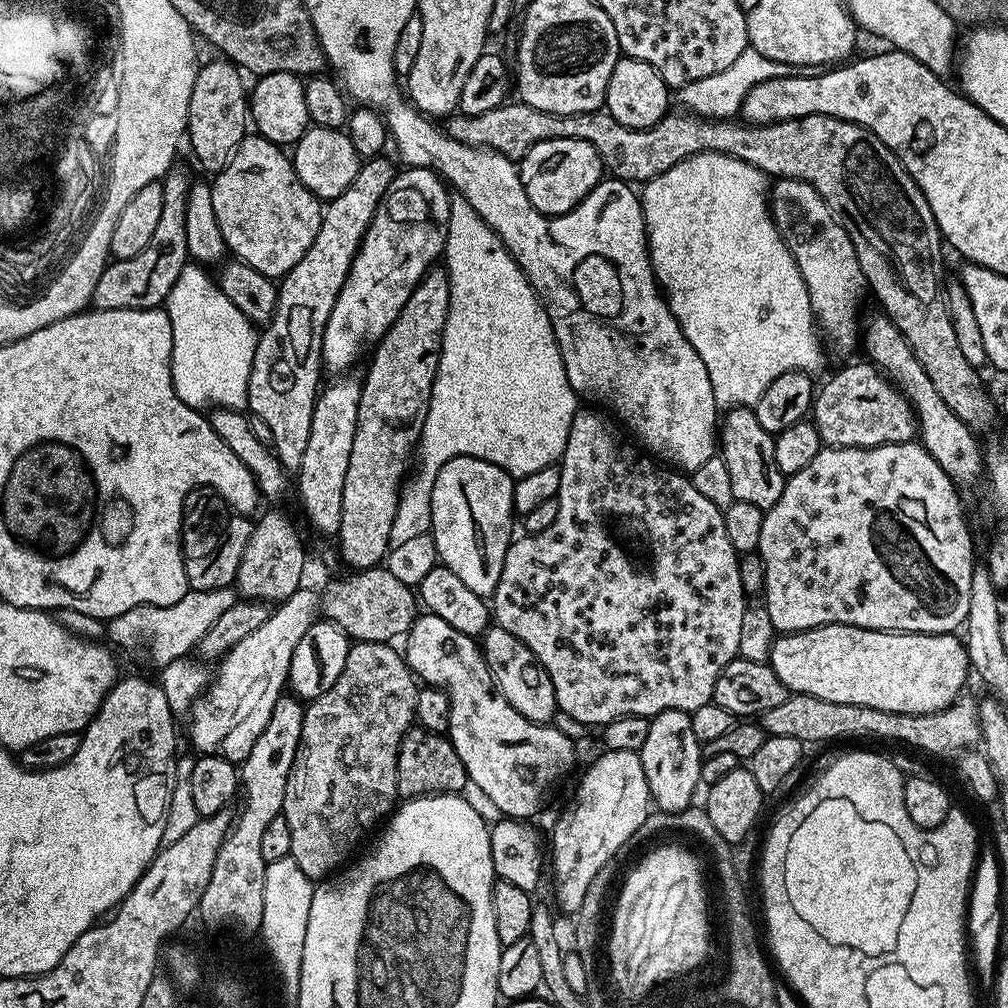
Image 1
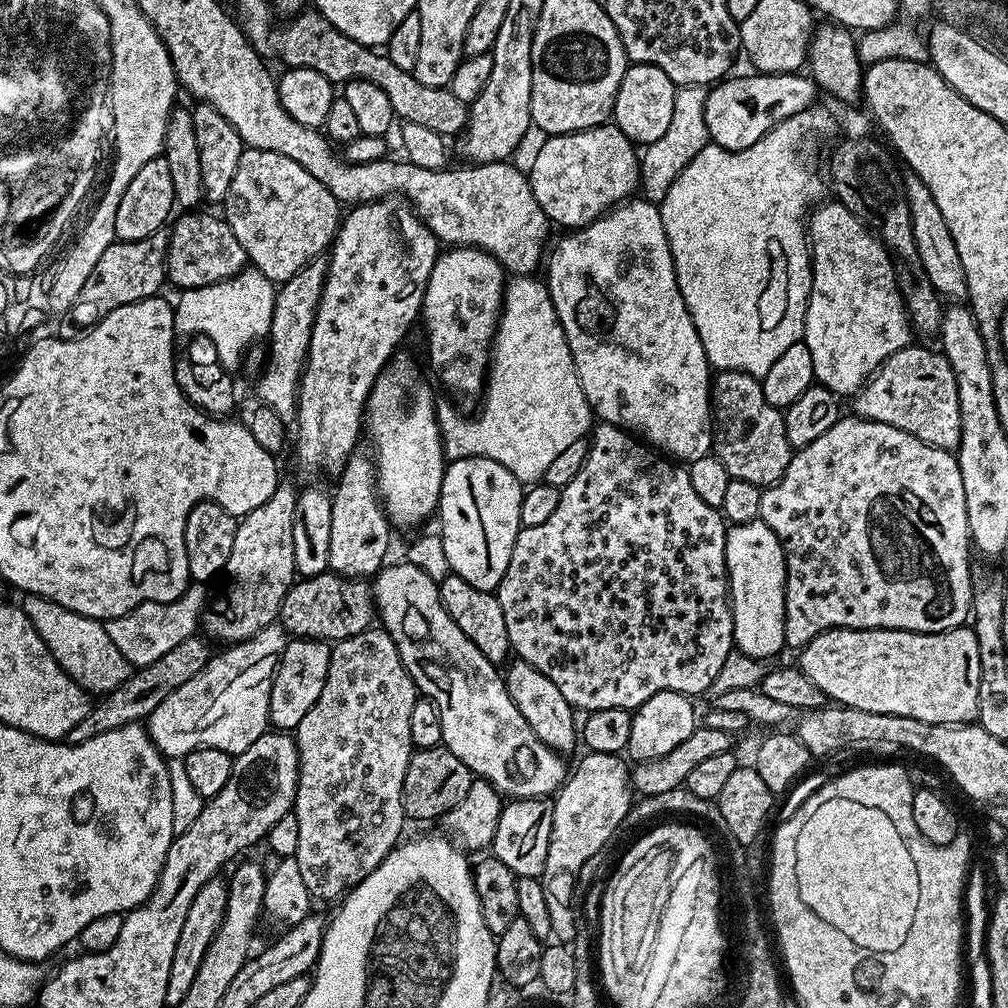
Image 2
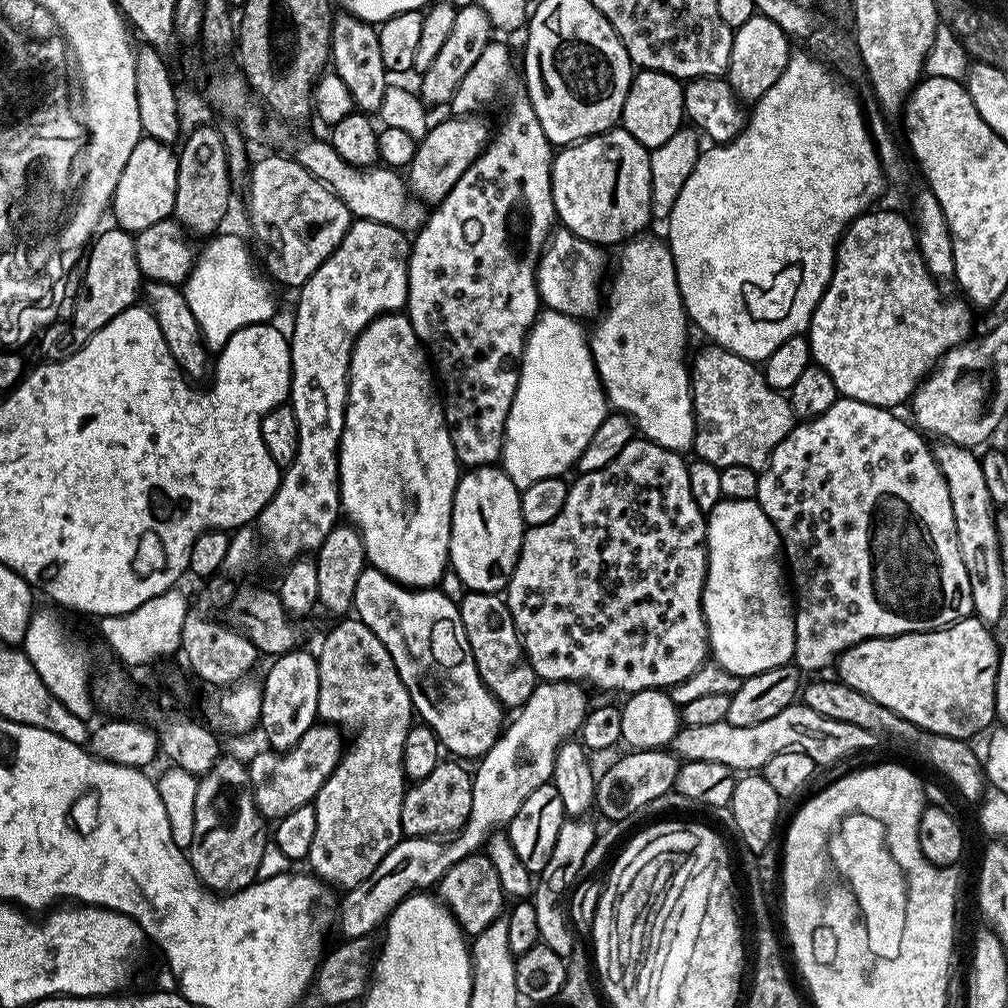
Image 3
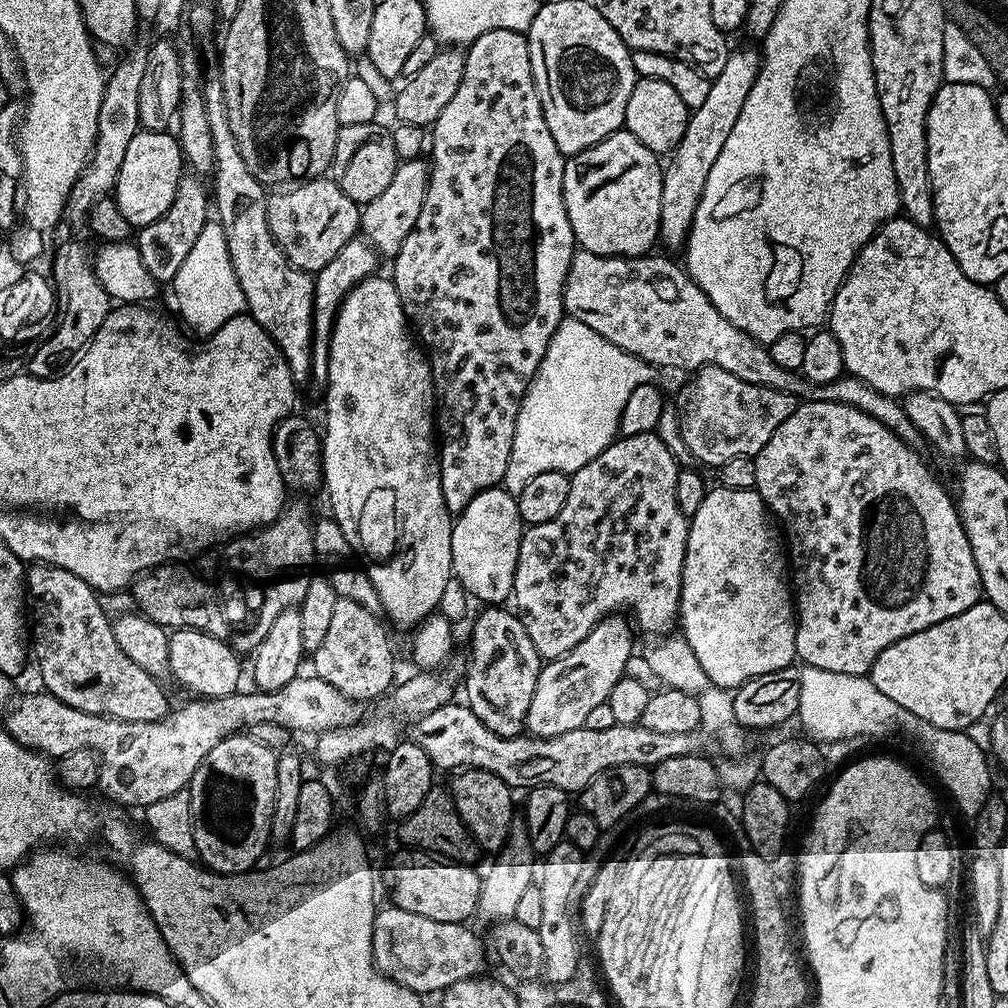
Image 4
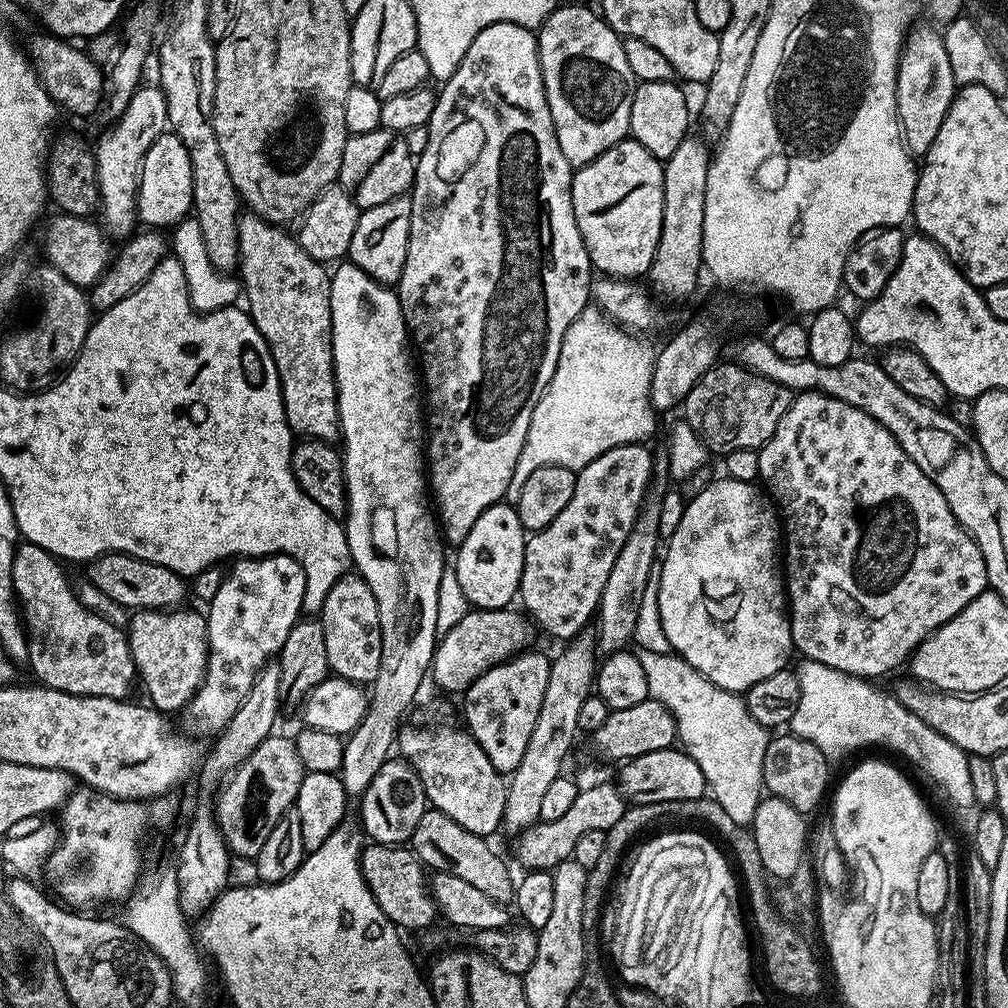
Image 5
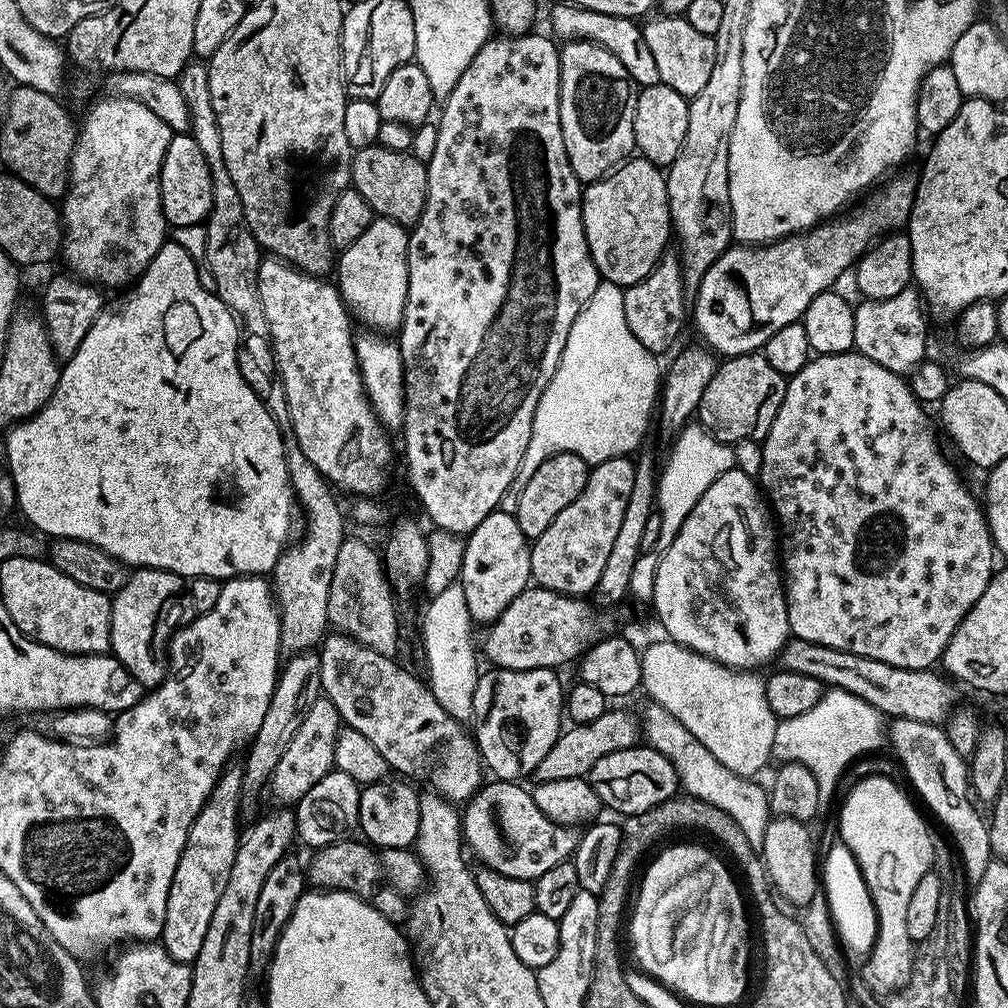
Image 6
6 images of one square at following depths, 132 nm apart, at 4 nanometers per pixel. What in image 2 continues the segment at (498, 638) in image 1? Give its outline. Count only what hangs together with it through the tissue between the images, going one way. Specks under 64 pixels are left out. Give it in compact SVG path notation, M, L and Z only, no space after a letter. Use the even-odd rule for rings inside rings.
M519 658L513 659L507 668L508 672L503 673L504 684L514 706L518 706L518 714L526 718L530 730L534 730L536 737L557 754L569 754L568 752L575 750L576 744L578 748L578 720L572 717L574 709L566 702L566 698L562 698L558 686L554 686L554 682L546 678L546 674L534 670L534 666Z

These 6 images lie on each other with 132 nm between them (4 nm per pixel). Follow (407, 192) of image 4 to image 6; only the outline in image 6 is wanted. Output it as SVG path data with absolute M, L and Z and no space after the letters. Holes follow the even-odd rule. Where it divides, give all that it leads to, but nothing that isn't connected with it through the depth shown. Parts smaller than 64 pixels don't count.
M373 219L354 246L343 249L338 256L338 287L344 303L353 313L360 312L367 327L388 334L399 329L404 321L406 290L408 289L408 232L405 225Z

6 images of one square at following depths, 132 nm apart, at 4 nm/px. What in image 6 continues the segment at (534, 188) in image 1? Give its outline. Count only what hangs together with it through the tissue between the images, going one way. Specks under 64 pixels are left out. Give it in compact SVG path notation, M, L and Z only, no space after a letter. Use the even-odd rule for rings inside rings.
M629 158L600 180L591 181L580 197L582 226L588 249L603 279L628 288L642 282L660 263L673 235L668 213L668 182L657 165Z

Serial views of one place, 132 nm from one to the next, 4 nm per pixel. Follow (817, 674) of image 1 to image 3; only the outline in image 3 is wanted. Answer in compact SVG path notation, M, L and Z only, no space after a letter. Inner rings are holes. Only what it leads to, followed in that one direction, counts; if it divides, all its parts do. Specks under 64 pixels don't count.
M973 614L932 632L863 640L847 648L834 668L840 671L840 683L882 702L925 732L971 741L979 732L987 733L996 720L994 682L1000 646L992 632Z

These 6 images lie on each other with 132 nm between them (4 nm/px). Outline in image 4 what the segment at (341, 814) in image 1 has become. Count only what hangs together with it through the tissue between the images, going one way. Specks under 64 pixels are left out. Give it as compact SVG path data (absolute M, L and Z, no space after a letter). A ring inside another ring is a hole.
M338 598L334 602L334 614L326 629L326 638L322 646L318 646L318 650L310 656L311 671L322 678L322 682L330 682L334 690L357 702L375 701L383 697L397 679L392 644L384 629L385 621L380 621L380 618L377 613L366 610L366 606L358 606L358 602Z

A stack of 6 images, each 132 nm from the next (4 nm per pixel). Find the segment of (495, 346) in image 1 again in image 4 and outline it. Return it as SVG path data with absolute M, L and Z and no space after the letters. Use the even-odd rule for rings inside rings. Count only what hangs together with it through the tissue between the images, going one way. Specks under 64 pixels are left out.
M571 318L561 320L536 376L520 401L510 462L502 487L518 497L537 474L582 470L586 462L598 458L620 431L626 398L634 394L638 377L637 361L614 342L606 342L598 330L590 330L586 322Z

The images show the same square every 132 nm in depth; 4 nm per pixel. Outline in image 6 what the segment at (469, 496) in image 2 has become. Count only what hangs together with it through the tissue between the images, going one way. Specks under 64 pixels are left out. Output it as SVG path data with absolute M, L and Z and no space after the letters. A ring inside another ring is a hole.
M494 511L473 532L468 533L458 582L464 588L466 606L470 606L470 614L477 625L487 626L497 620L502 610L506 610L506 606L510 606L510 602L514 602L514 598L518 598L518 594L522 594L522 590L529 587L532 580L531 557L530 541L522 534L516 517L511 512Z

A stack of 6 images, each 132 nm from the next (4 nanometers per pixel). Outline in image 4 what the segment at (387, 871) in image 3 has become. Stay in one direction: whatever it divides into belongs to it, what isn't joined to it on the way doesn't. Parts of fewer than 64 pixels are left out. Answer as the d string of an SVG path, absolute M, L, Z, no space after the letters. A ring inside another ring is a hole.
M627 615L606 616L574 646L574 650L547 661L538 674L538 686L534 686L534 698L530 698L530 708L524 719L527 731L533 737L547 738L584 727L587 716L597 706L608 703L610 690L614 690L624 676L627 659L634 654L632 632L634 628Z

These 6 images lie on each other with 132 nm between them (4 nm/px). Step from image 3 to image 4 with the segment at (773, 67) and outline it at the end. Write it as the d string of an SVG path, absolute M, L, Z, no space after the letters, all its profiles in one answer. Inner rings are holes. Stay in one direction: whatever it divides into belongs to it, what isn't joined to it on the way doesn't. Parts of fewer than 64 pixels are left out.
M740 48L729 51L726 58L726 66L722 66L722 74L711 77L712 85L710 94L702 101L702 106L691 109L686 126L686 134L682 134L680 145L672 149L663 165L664 181L662 182L662 194L660 195L660 234L659 239L665 240L672 248L683 249L688 243L688 232L692 229L692 219L698 210L698 202L702 198L702 190L706 186L706 178L714 161L718 159L718 153L722 150L726 138L730 138L730 130L734 130L734 122L738 122L738 114L742 112L742 102L746 100L746 94L750 92L750 86L754 86L756 75L760 73L762 56L759 51L752 48Z

